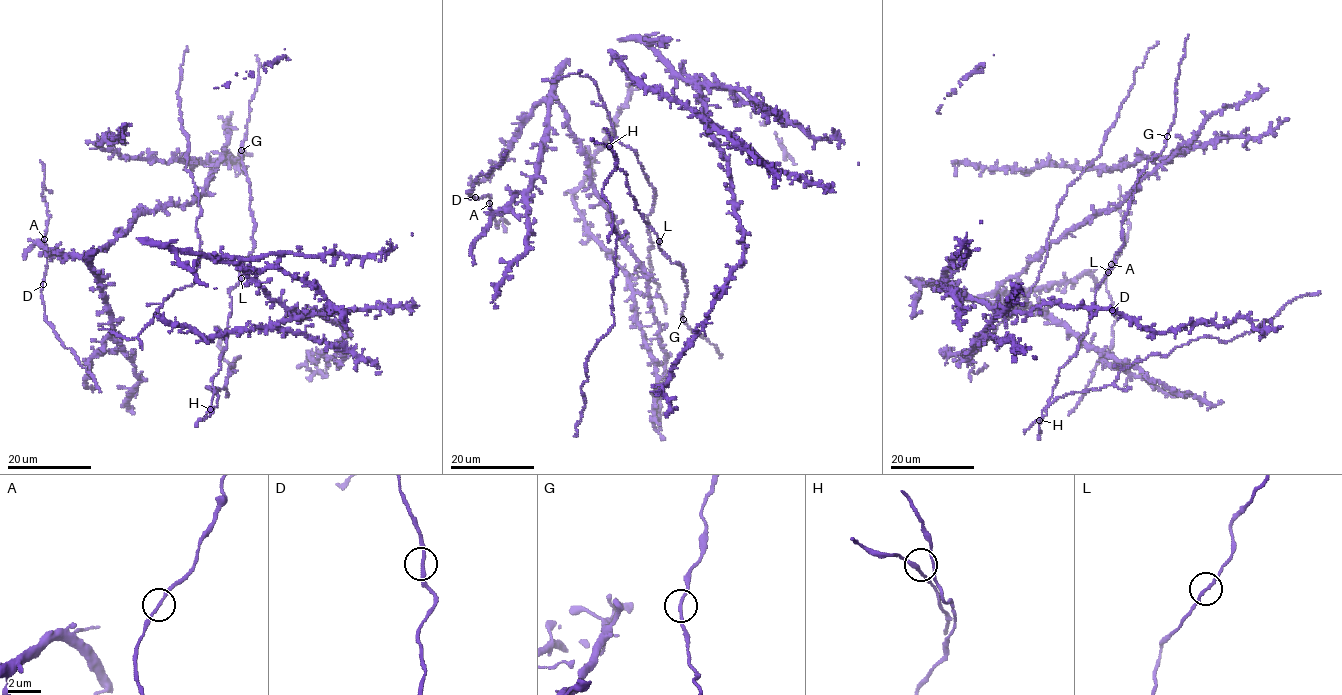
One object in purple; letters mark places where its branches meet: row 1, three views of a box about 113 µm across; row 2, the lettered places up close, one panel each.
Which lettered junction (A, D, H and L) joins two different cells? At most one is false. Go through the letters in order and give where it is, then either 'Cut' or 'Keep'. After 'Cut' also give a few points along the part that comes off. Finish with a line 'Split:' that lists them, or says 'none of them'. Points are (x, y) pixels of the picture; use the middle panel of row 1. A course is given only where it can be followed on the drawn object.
A: Place: (489, 203). Keep
D: Place: (475, 197). Keep
H: Place: (609, 146). Keep
L: Place: (659, 241). Keep
Split: none of them

